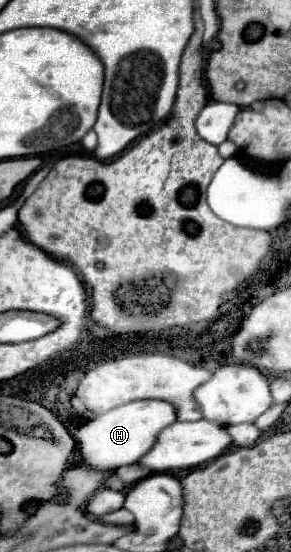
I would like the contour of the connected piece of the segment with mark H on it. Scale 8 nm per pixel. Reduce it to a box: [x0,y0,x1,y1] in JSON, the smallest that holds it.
[74,401,176,471]

